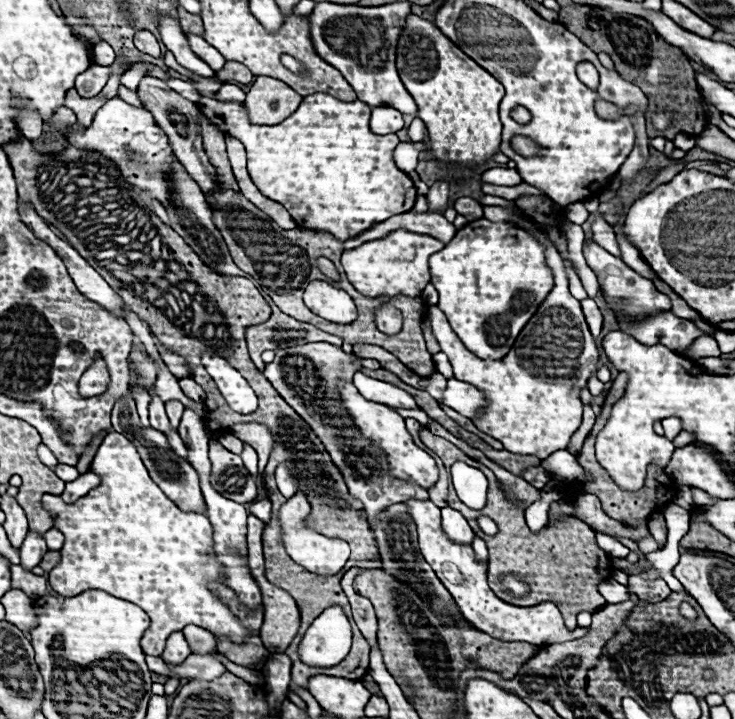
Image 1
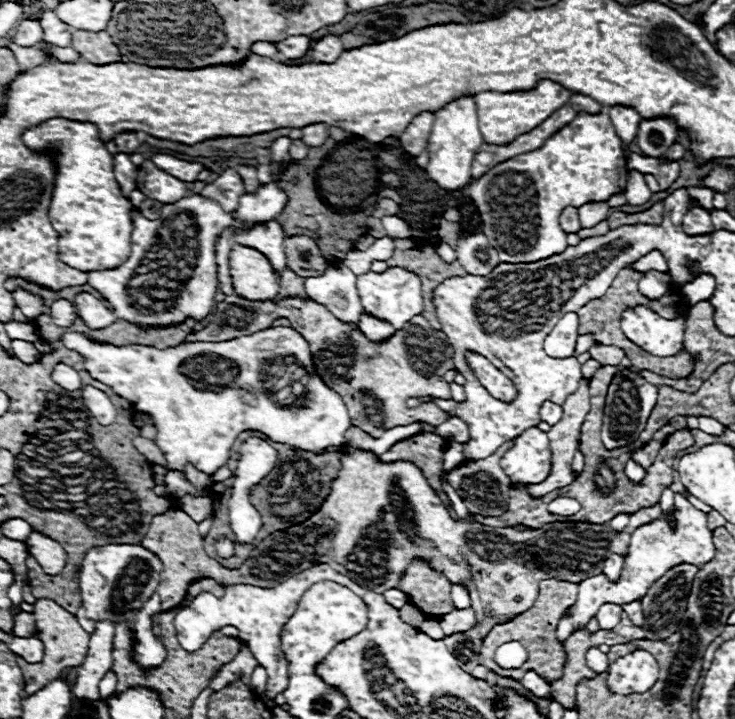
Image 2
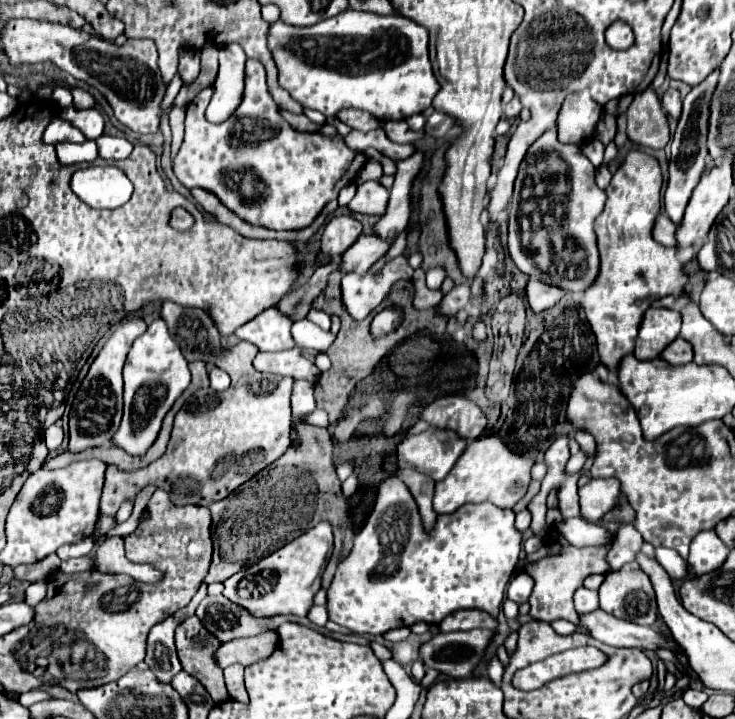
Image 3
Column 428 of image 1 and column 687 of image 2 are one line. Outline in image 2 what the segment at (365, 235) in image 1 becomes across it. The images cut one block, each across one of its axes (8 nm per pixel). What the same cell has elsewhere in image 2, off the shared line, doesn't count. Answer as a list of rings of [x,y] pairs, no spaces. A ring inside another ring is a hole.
[[[692,208],[686,212],[684,216],[684,232],[688,236],[698,236],[698,234],[710,234],[714,232],[716,228],[712,226],[712,220],[710,220],[710,212],[708,210],[702,210],[702,208]]]

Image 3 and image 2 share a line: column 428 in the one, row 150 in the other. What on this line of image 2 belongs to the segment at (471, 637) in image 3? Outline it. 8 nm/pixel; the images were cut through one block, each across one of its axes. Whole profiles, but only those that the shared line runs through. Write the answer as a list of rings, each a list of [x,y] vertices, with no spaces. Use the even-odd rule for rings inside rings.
[[[668,118],[642,120],[638,126],[636,144],[642,154],[650,158],[660,158],[668,152],[668,148],[676,142],[676,124]]]

